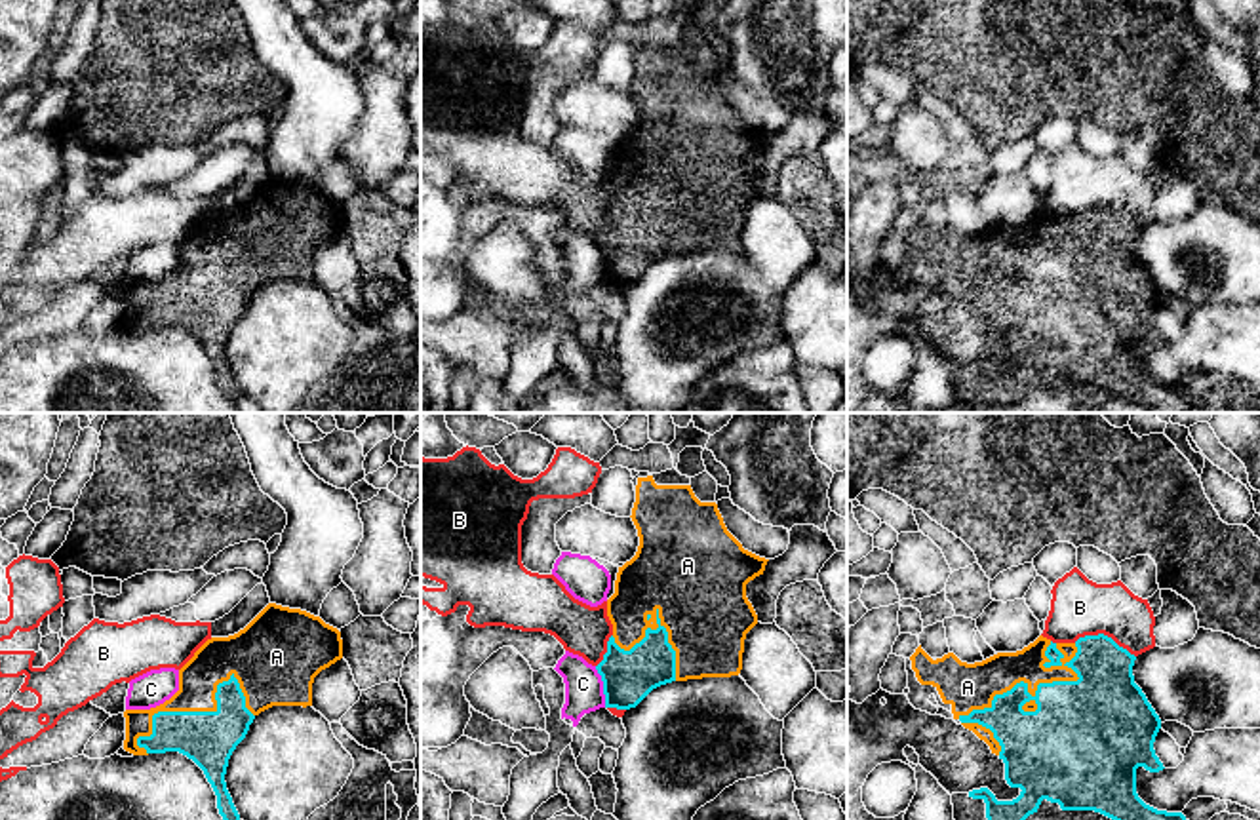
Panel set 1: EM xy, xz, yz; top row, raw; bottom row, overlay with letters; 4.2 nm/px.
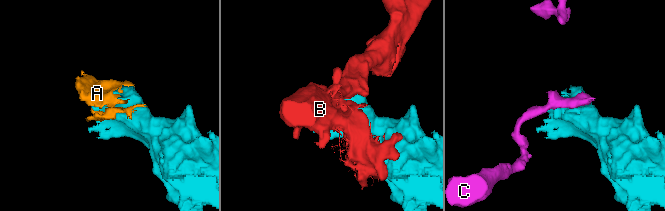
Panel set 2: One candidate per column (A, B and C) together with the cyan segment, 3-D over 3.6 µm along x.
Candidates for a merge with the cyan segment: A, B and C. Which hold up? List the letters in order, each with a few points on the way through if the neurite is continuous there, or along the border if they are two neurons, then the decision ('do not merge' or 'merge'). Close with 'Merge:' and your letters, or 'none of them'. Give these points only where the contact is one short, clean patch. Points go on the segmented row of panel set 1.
A: merge
B: do not merge
C: do not merge
Merge: A

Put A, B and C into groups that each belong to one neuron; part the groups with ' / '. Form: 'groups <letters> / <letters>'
groups A / B / C

